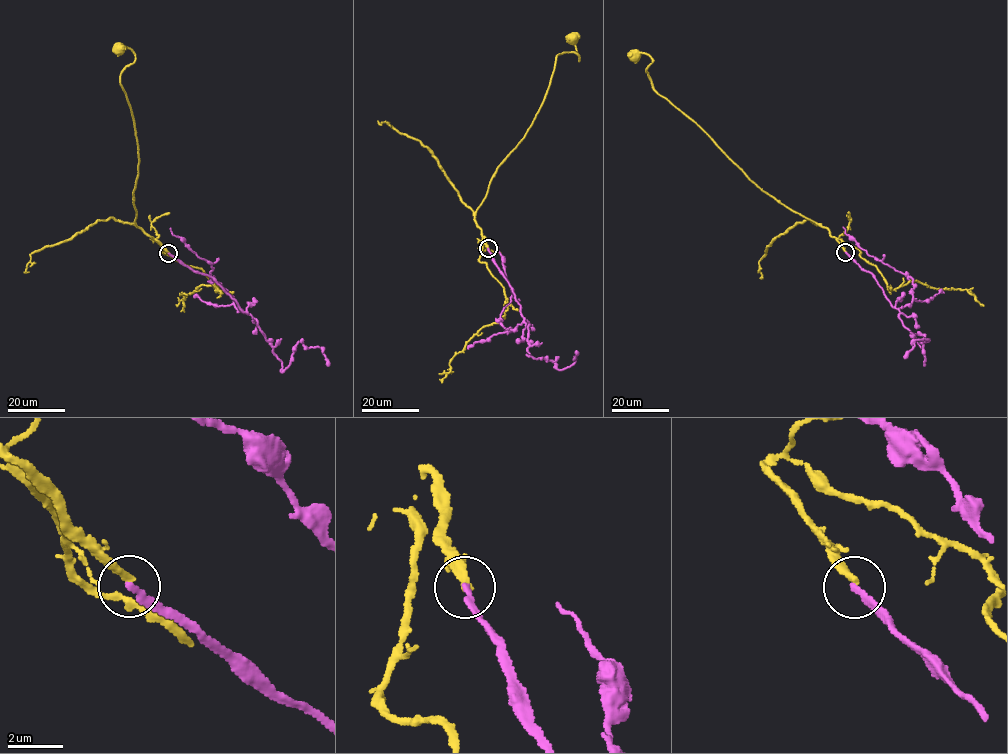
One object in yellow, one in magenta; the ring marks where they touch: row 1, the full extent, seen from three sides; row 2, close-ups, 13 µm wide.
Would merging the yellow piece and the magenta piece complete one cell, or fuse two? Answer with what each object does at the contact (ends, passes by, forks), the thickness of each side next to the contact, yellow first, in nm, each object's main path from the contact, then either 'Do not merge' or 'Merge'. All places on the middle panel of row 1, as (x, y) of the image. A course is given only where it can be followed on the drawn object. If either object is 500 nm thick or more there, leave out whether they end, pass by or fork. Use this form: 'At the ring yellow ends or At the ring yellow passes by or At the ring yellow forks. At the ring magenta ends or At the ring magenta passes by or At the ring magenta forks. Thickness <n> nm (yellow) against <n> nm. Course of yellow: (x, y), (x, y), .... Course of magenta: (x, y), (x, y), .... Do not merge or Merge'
At the ring yellow ends. At the ring magenta ends. Thickness 240 nm (yellow) against 220 nm. Course of yellow: (487, 249), (475, 212), (496, 168), (525, 136), (557, 55), (574, 52), (580, 60), (572, 37). Course of magenta: (487, 249), (529, 325), (527, 349), (530, 356), (526, 355), (547, 359), (563, 370), (575, 361), (577, 351). Do not merge

